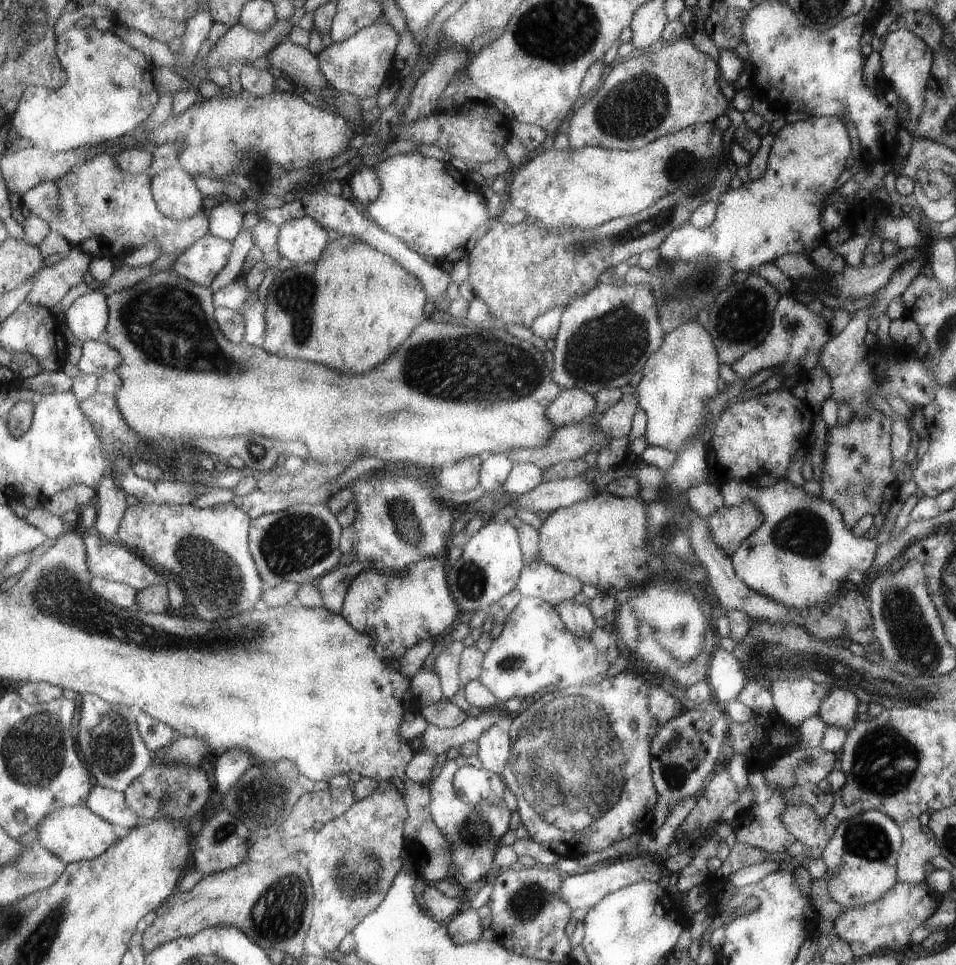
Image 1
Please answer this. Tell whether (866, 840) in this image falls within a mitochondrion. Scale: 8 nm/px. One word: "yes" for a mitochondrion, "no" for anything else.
yes

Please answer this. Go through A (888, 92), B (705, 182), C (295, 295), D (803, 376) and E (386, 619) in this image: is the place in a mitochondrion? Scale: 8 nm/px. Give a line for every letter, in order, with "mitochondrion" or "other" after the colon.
A: other
B: mitochondrion
C: mitochondrion
D: other
E: other

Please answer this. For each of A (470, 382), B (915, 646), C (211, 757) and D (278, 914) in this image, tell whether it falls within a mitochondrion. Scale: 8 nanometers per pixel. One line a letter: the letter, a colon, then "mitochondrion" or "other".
A: mitochondrion
B: mitochondrion
C: other
D: mitochondrion

